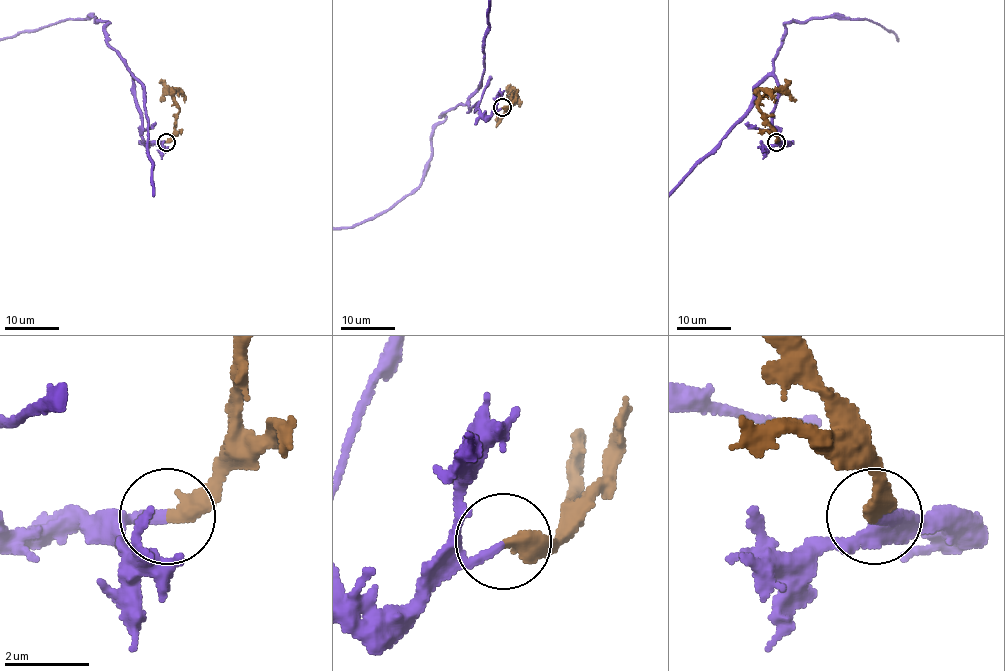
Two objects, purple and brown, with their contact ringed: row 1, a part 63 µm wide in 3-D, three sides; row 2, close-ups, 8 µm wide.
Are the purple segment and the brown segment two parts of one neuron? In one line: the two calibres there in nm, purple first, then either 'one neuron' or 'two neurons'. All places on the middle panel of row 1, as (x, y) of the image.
calibres 240 and 400 nm; one neuron

